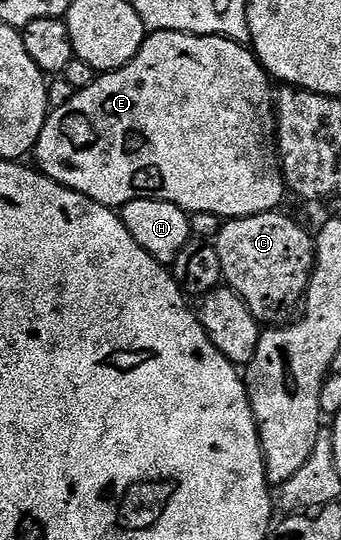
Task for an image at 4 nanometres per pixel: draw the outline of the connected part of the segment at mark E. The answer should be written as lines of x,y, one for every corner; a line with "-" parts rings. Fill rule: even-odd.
152,31
145,36
138,55
129,65
124,65
111,73
97,76
96,82
85,89
78,89
62,107
52,109
36,140
35,164
39,172
45,173
59,185
78,191
90,199
109,207
122,207
140,197
169,201
185,213
209,213
221,219
233,217
253,217
259,213
270,213
281,208
286,194
284,174
280,167
280,154
276,143
276,107
274,104
273,82
264,71
264,66
256,58
247,44
232,41
228,37
197,37
195,33
174,31

